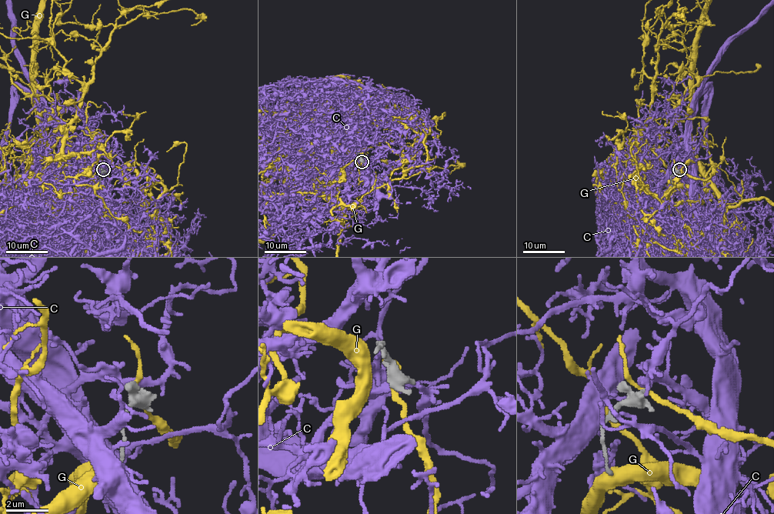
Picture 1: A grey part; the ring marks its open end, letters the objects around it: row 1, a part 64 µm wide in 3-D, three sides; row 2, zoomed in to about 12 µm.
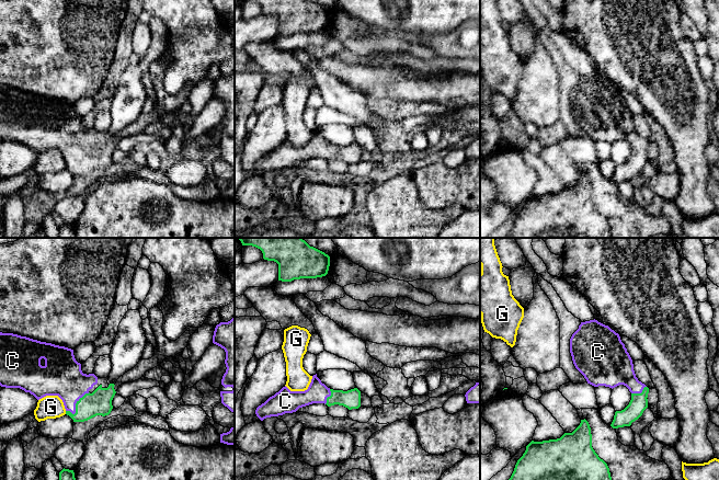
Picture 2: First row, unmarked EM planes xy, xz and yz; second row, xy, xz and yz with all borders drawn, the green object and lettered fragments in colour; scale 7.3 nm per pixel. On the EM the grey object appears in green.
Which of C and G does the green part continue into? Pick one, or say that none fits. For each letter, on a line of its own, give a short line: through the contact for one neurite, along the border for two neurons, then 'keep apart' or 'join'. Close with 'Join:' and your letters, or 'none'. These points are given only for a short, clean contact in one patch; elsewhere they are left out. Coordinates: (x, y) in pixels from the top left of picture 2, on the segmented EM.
C: xy (99, 402), (88, 406), (76, 406), (73, 389), (61, 376) | join
G: xy (65, 411), (66, 413) | keep apart
Join: C

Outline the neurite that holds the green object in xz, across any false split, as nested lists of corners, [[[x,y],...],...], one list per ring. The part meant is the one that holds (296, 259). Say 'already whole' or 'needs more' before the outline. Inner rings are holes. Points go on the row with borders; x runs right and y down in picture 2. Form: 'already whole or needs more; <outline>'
already whole; [[[237,238],[260,249],[263,259],[278,264],[278,281],[317,278],[328,274],[330,256],[301,238]]]

